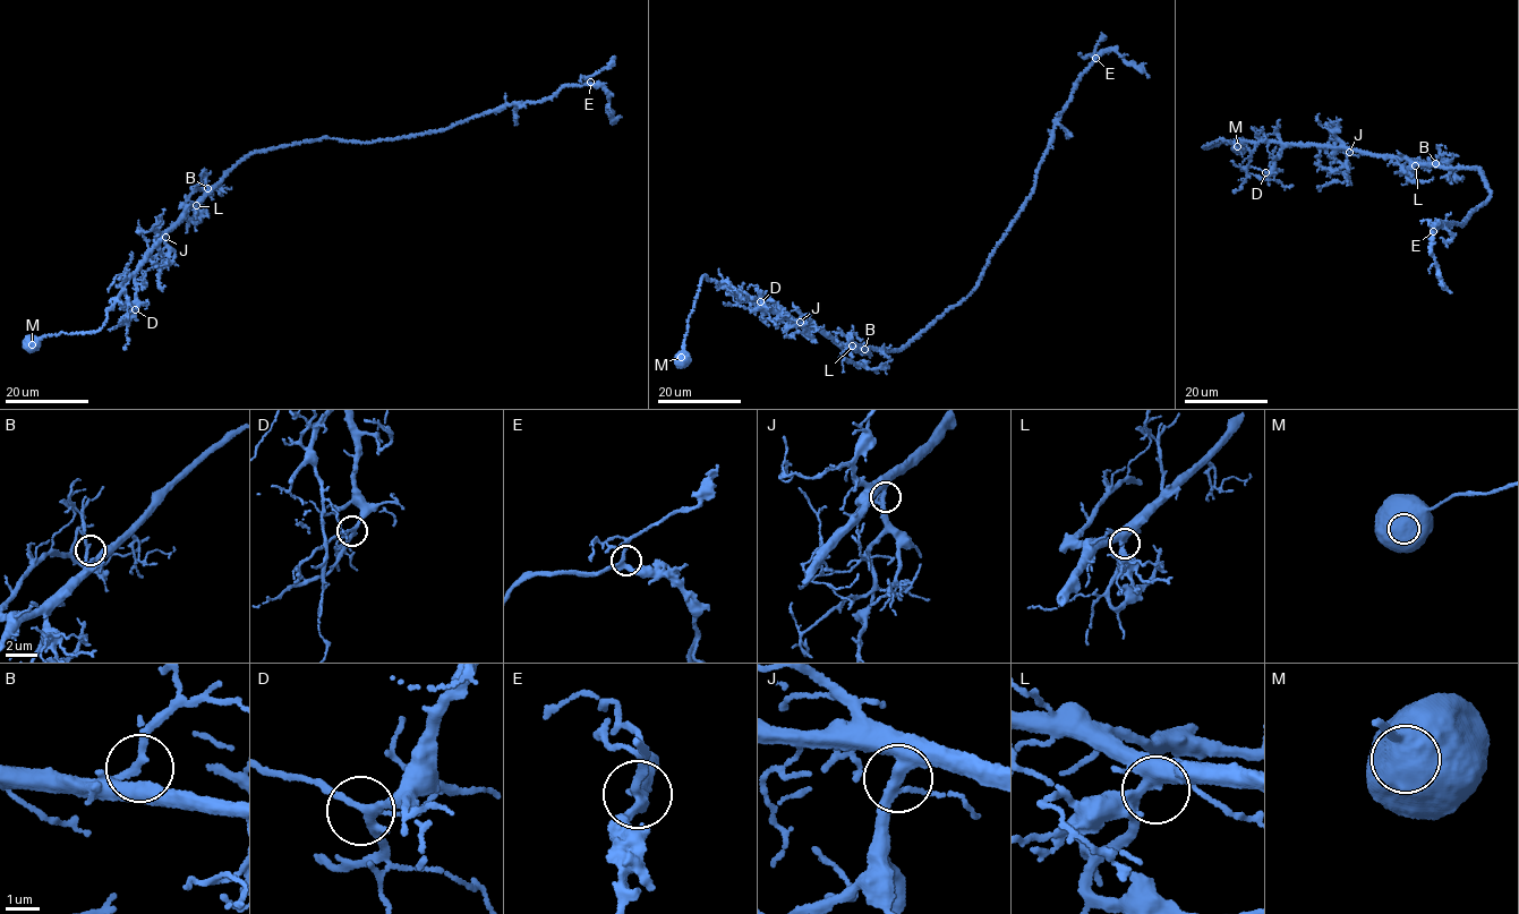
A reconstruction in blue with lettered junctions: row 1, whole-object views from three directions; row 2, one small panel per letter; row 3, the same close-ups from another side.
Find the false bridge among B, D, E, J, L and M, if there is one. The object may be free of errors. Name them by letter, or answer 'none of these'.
none of these

